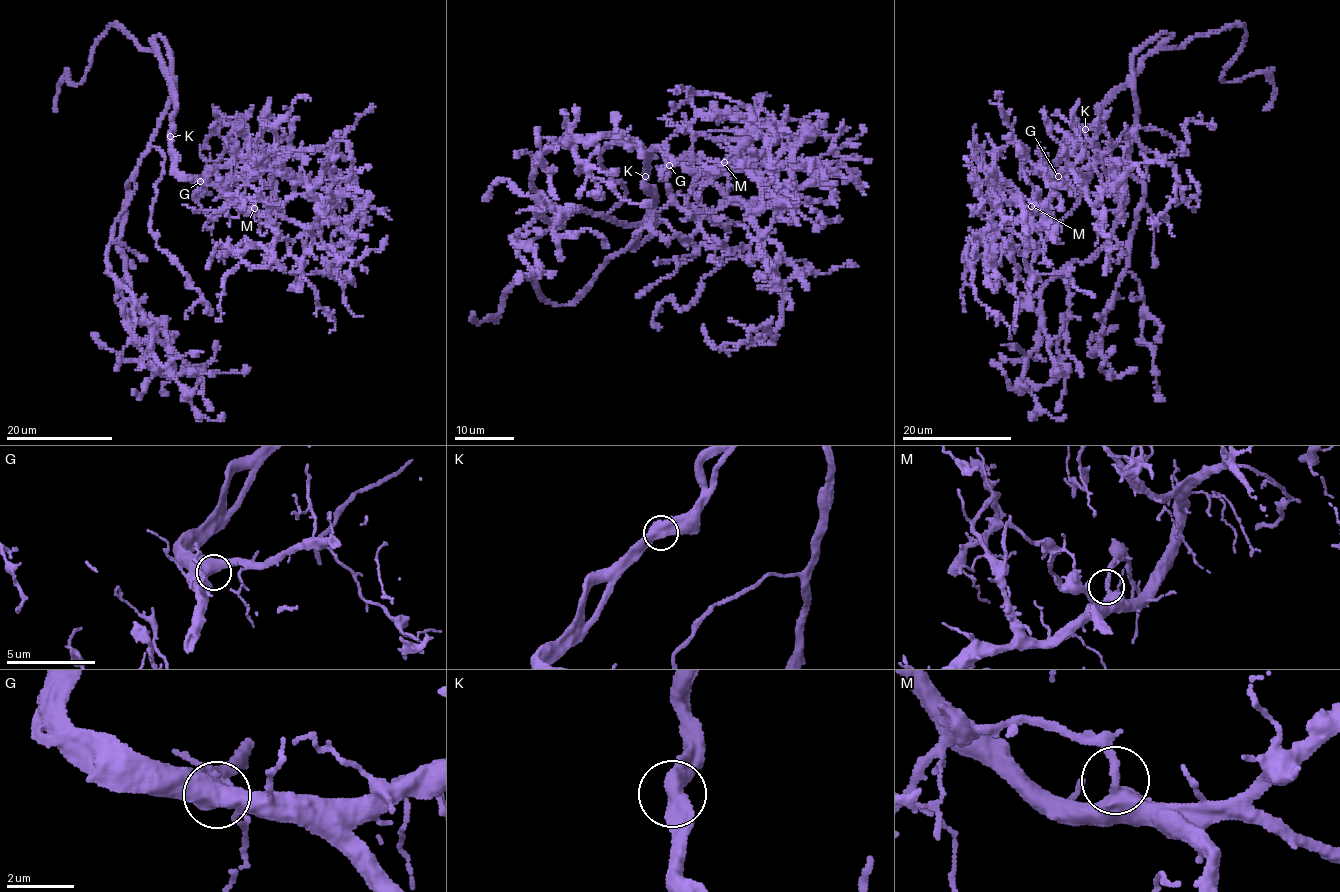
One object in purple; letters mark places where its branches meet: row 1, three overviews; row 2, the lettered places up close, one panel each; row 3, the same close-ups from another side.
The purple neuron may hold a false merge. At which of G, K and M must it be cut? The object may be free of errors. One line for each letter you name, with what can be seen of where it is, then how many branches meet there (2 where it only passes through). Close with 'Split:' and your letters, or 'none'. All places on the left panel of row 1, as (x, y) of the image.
Split: none

